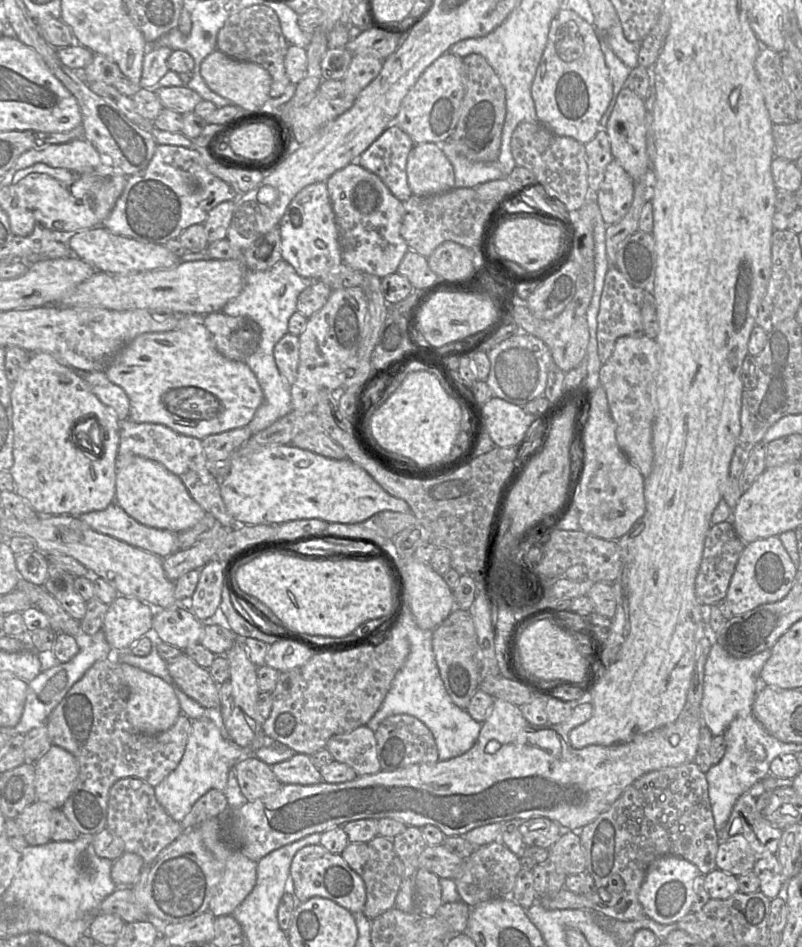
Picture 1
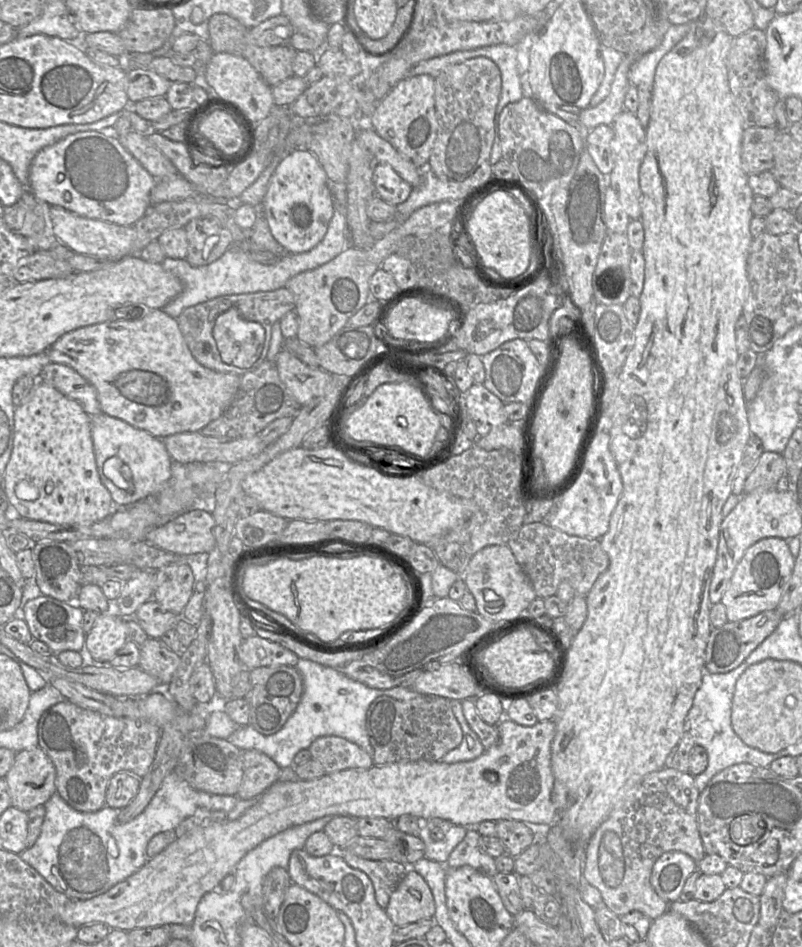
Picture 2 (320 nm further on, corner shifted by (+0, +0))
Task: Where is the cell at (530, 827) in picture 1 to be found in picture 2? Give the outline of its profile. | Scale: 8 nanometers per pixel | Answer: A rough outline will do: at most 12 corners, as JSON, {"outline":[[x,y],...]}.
{"outline":[[499,820],[496,836],[515,858],[533,842],[527,823]]}

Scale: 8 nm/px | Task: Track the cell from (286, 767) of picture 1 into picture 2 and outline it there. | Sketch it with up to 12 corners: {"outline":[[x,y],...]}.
{"outline":[[243,751],[237,797],[259,798],[281,778],[266,754]]}

